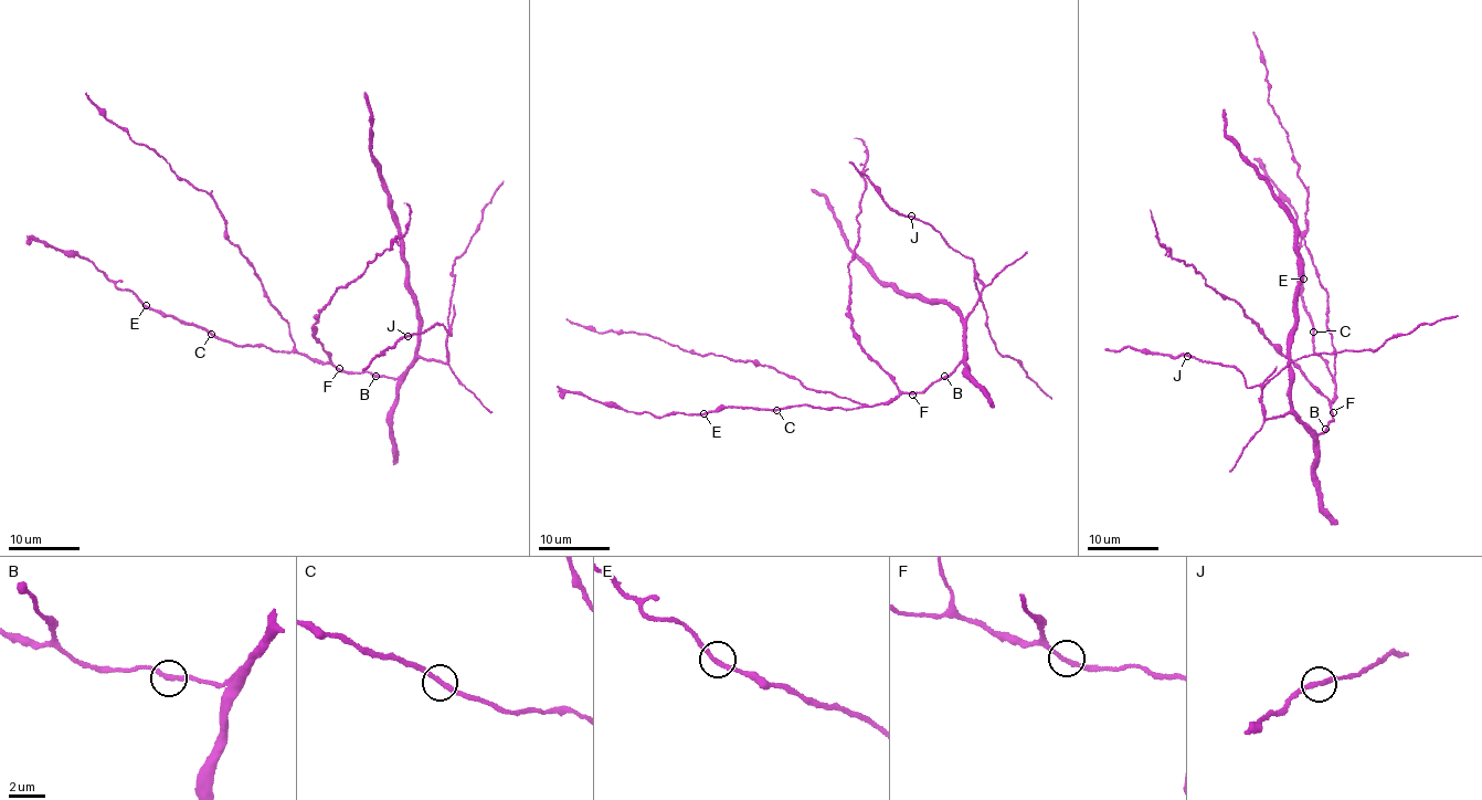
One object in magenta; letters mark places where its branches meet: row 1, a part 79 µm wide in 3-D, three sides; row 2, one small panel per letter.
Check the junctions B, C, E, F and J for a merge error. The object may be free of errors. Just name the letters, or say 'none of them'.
none of them

